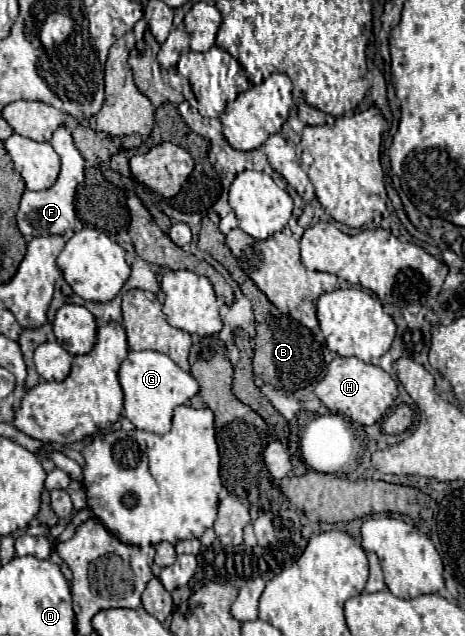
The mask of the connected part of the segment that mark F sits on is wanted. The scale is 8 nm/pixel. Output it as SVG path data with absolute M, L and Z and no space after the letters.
M59 128L53 134L51 146L61 156L61 172L59 172L57 182L51 188L39 190L39 192L31 192L31 190L23 192L21 206L17 212L17 226L25 238L31 238L31 236L35 238L35 236L43 236L43 234L63 234L67 228L73 228L73 222L75 222L73 200L75 200L77 184L83 182L85 160L79 154L79 150L75 148L75 144L71 140L71 132L67 128Z

